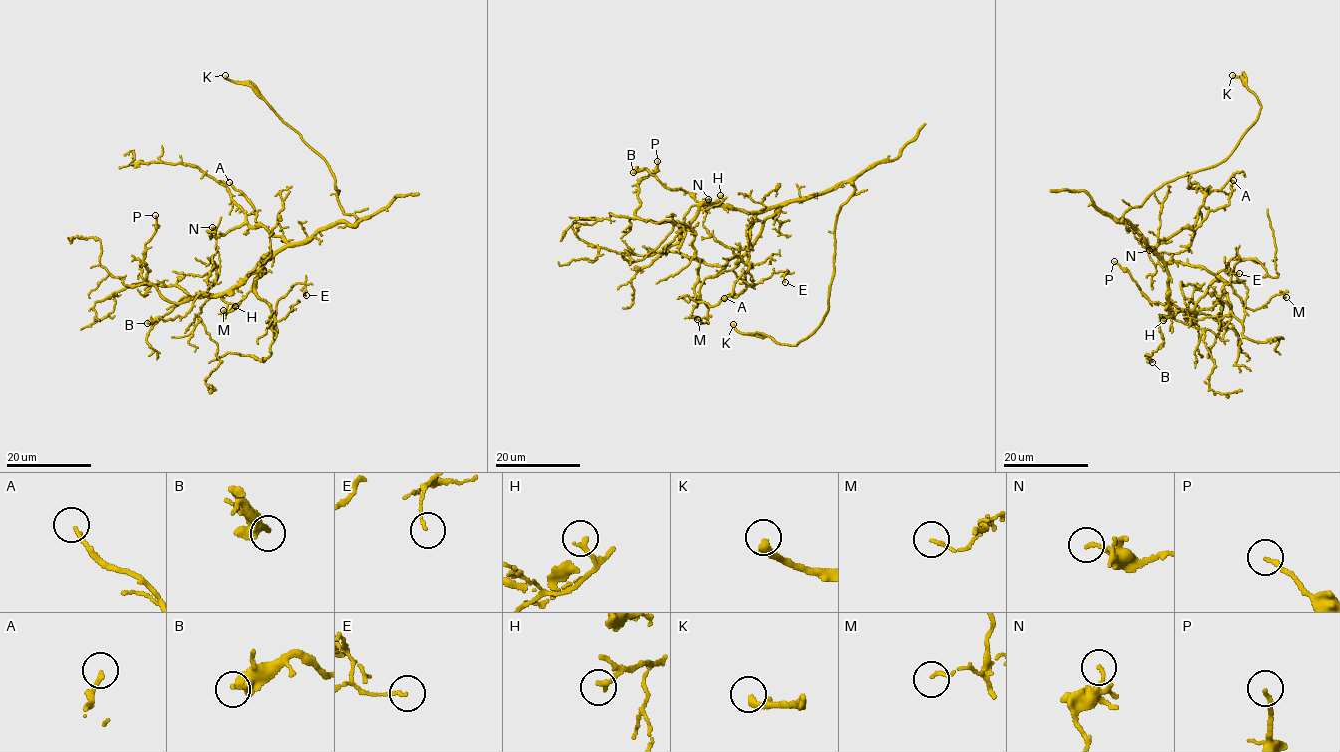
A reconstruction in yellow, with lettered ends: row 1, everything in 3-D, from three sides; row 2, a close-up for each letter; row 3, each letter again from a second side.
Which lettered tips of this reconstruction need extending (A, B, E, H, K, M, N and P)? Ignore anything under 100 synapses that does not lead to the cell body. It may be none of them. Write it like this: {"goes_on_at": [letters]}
{"goes_on_at": []}

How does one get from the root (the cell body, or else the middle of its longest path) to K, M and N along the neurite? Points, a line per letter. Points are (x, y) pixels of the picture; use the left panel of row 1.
K: (324, 230), (344, 222), (353, 226), (357, 218), (343, 212), (328, 164), (250, 86), (235, 83), (225, 75)
M: (324, 230), (262, 258), (263, 271), (253, 290), (225, 315), (232, 308), (223, 310)
N: (324, 230), (317, 230), (302, 242), (289, 244), (261, 226), (241, 224), (217, 237), (210, 237), (212, 227)

